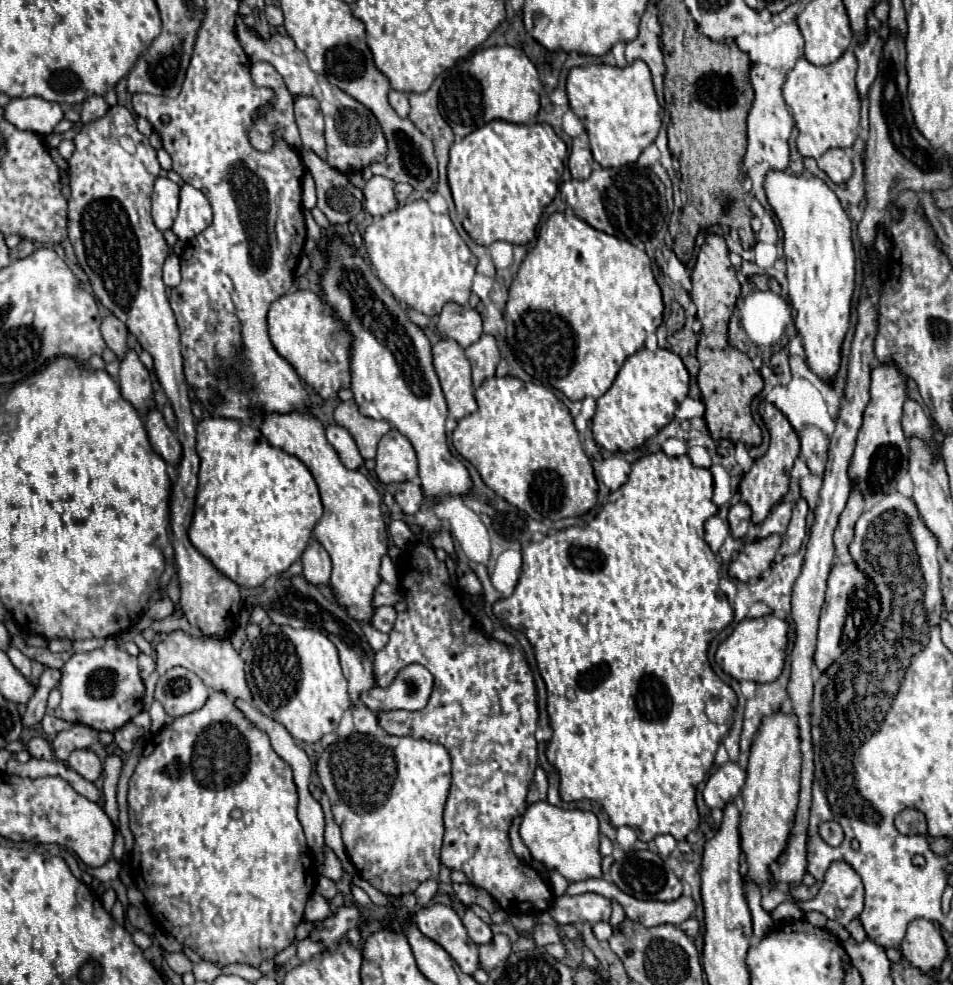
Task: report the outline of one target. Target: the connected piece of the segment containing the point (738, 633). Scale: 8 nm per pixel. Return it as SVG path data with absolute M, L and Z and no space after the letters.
M767 614L757 620L743 620L733 630L733 634L723 640L715 652L715 662L721 666L725 674L729 674L735 680L751 680L757 684L773 682L785 664L785 648L787 648L787 622L775 618L773 614Z

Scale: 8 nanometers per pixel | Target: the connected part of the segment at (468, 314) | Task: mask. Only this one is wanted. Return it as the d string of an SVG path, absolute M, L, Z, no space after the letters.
M447 302L443 306L443 310L439 314L437 330L443 336L459 342L461 348L471 346L483 334L479 312L473 308L467 308L467 306L459 306L455 302Z

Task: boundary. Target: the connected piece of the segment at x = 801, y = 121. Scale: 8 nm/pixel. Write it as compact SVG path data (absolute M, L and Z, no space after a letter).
M847 50L837 62L827 66L813 66L805 58L797 60L783 84L783 98L791 108L795 126L799 130L797 150L801 156L819 158L829 148L851 148L859 136L859 92L855 88L857 60Z

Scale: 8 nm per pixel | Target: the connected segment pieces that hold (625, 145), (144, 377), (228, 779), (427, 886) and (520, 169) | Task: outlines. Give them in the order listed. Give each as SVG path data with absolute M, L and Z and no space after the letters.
M635 60L629 66L575 66L567 76L567 96L571 110L589 134L593 157L603 168L633 164L655 140L661 128L661 106L657 102L647 64Z
M131 348L125 352L125 358L121 360L119 386L123 398L129 400L141 414L145 414L151 406L155 406L151 376L147 368L141 364L137 352Z
M213 690L203 708L175 718L169 726L153 734L153 738L145 744L143 754L137 762L137 768L129 780L127 802L129 802L129 828L135 838L135 844L131 850L133 878L137 888L143 892L147 900L147 908L155 918L155 922L161 926L161 930L169 932L179 944L191 948L203 960L213 962L217 968L225 968L229 964L247 964L247 966L259 968L263 960L271 960L287 946L291 946L295 940L295 928L303 922L305 904L317 880L313 856L307 848L303 828L297 820L297 800L299 798L297 798L291 766L271 748L267 734L255 728L255 724L251 724L251 720L247 720L247 716L243 716L243 712L235 708L233 698L223 696L223 692Z
M425 880L417 890L415 890L415 896L417 896L417 902L419 906L427 906L431 902L431 898L435 896L437 892L437 882L435 880Z
M491 120L465 138L455 140L449 152L447 178L457 214L463 218L465 232L483 246L489 246L497 240L511 244L529 244L535 238L543 208L555 198L559 190L565 158L567 146L549 124L513 124L505 120Z

